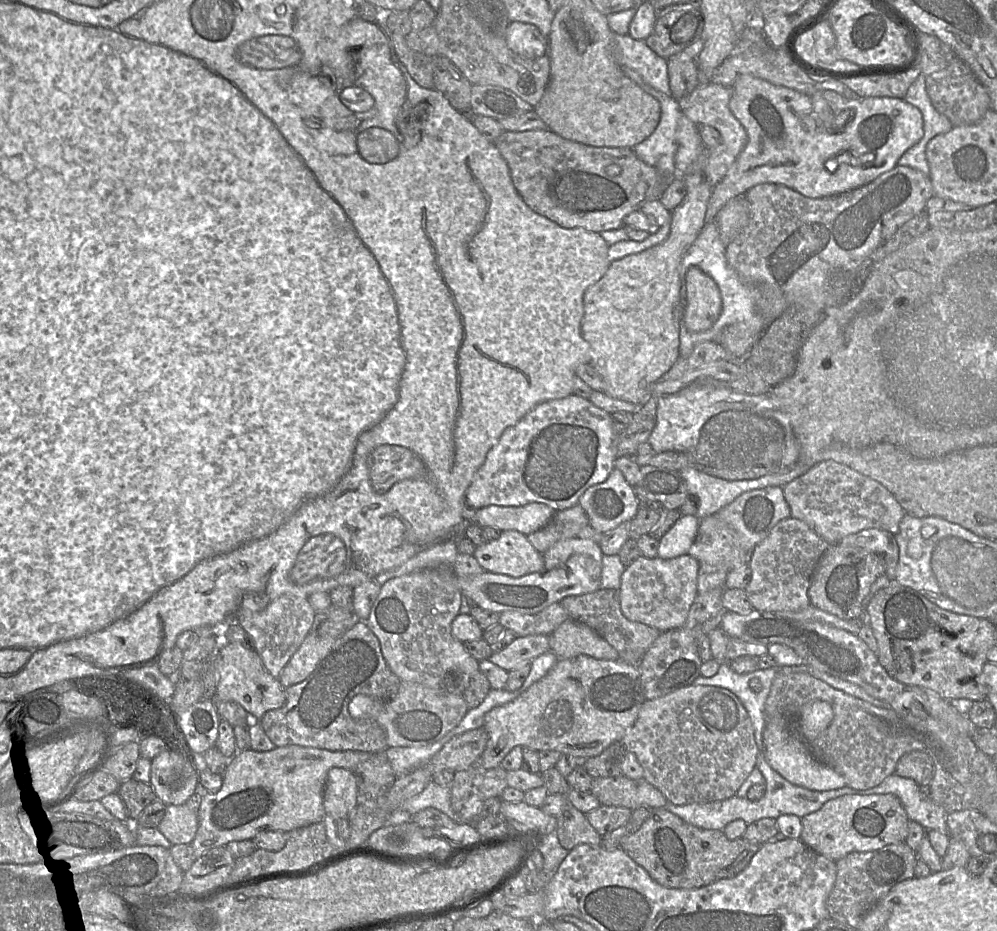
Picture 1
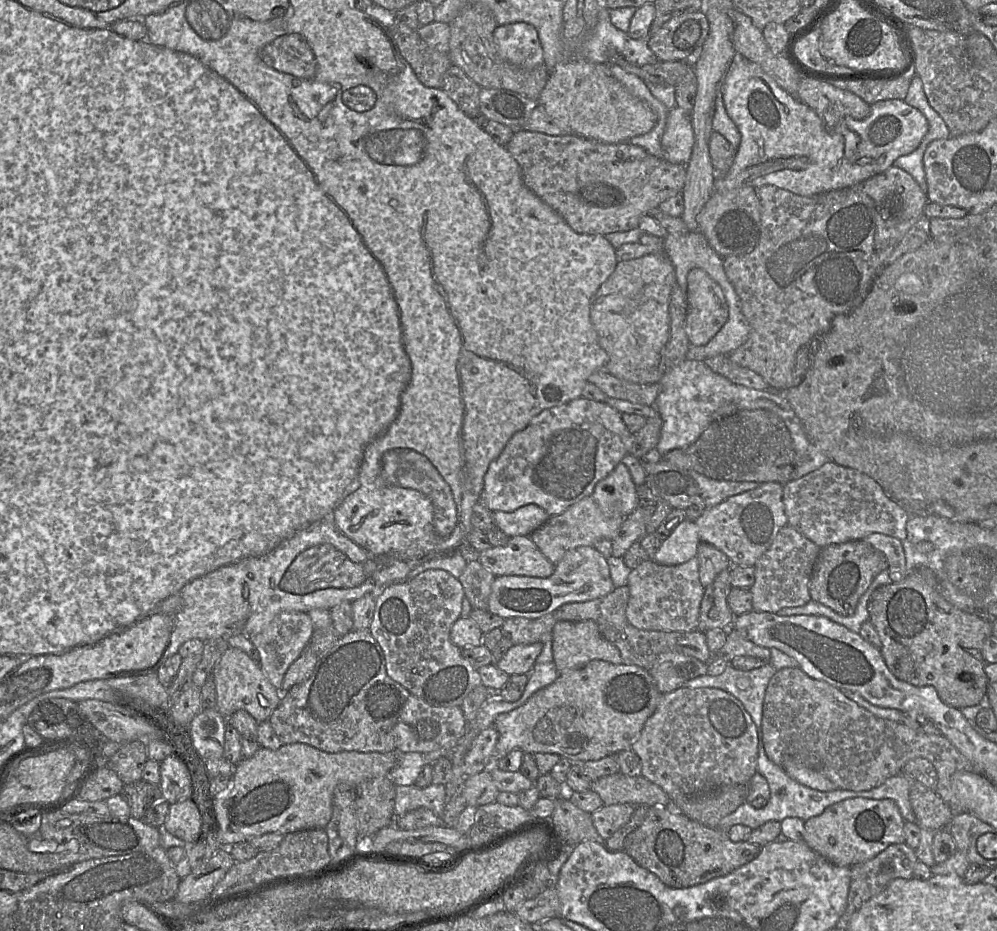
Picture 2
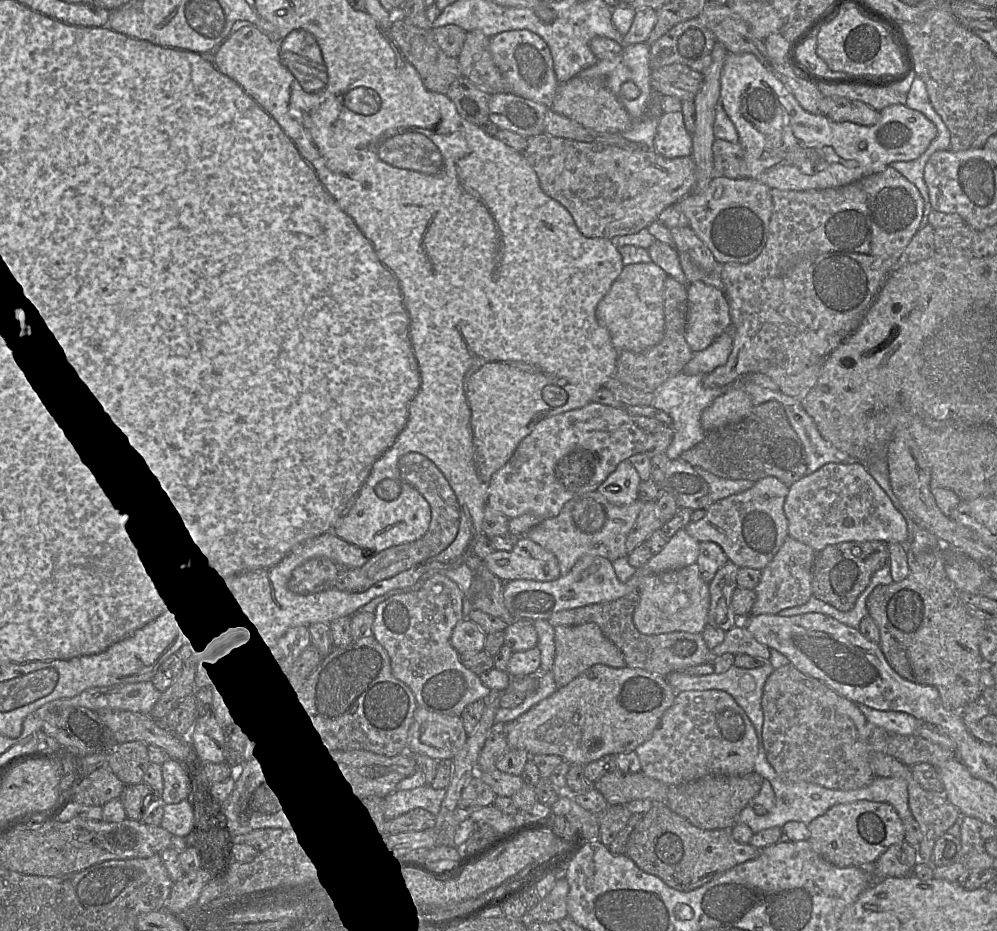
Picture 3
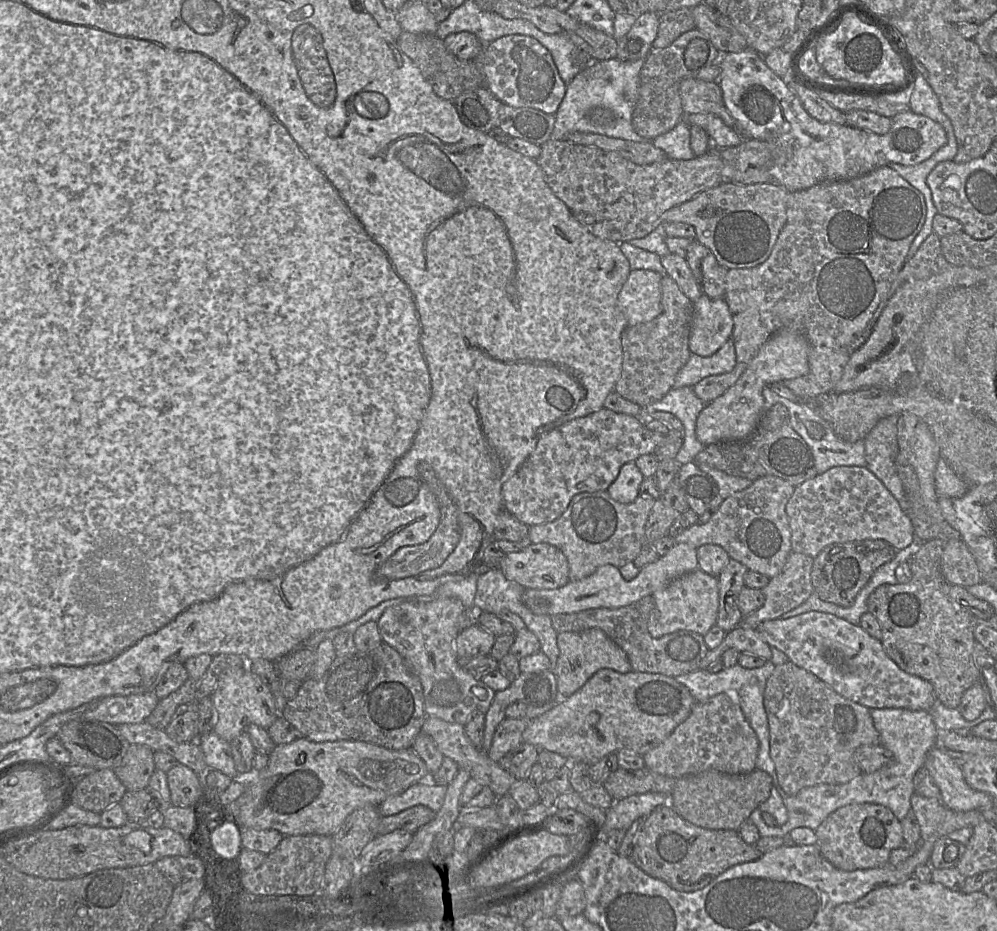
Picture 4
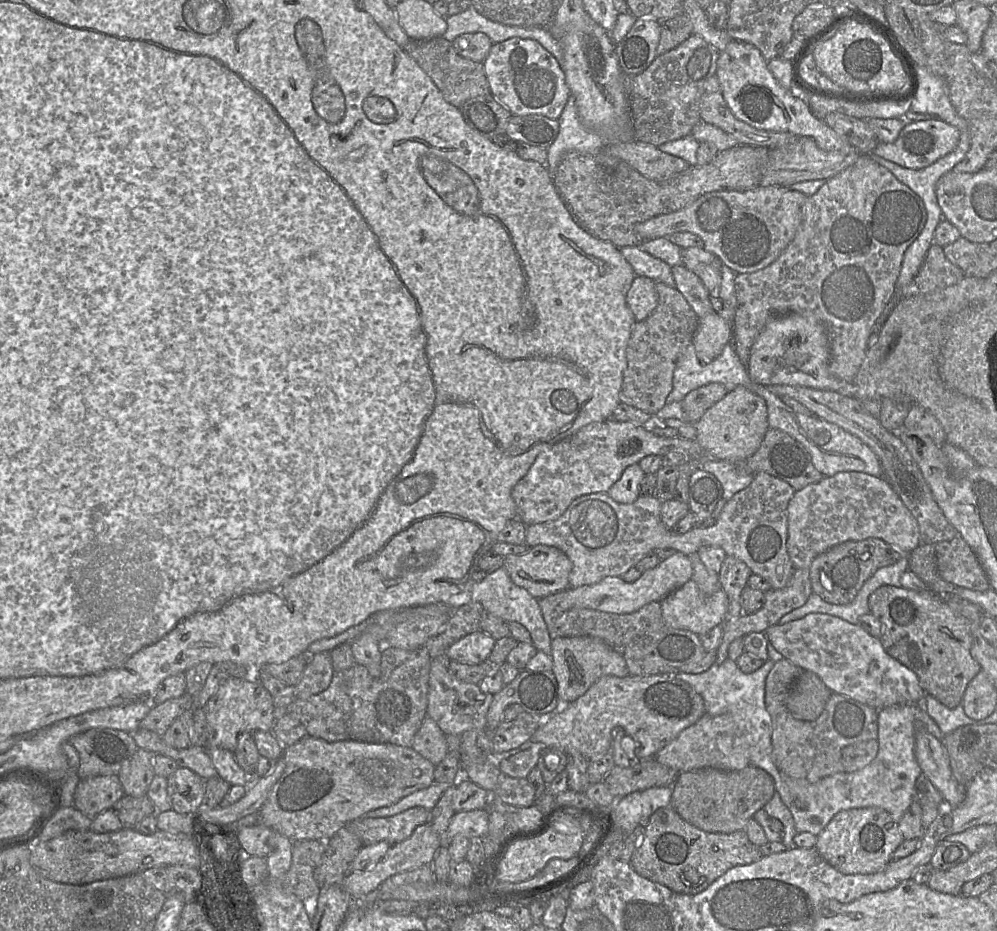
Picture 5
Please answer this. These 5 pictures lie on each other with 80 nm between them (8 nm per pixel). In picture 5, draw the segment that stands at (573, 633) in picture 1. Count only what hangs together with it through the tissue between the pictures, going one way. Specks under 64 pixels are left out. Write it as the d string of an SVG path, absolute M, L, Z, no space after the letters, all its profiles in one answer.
M590 636L557 637L552 640L553 673L558 683L558 695L563 704L582 696L603 676L629 676L624 657L604 641Z

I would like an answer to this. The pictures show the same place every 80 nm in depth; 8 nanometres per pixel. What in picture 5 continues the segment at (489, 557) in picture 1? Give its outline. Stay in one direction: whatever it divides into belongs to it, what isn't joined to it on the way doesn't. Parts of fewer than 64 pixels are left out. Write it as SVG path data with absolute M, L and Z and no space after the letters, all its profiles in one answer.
M540 544L530 547L524 554L505 556L504 568L516 585L526 589L533 597L541 599L570 587L573 563L558 548Z

